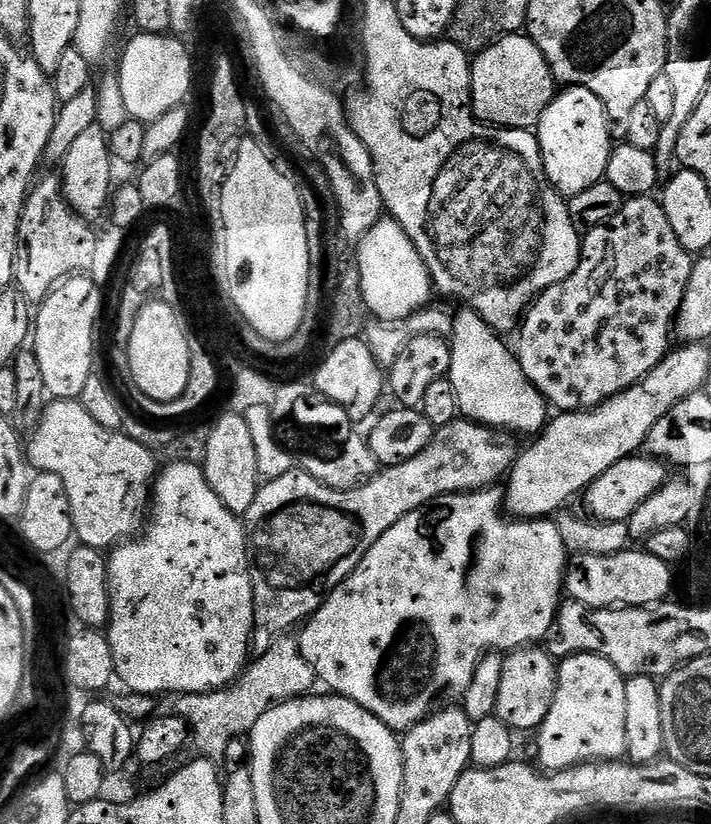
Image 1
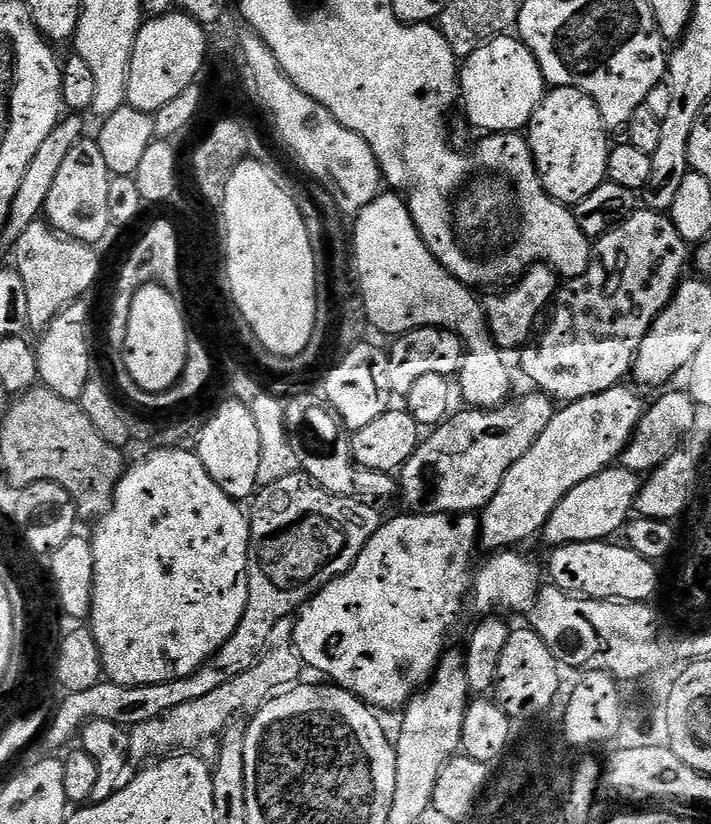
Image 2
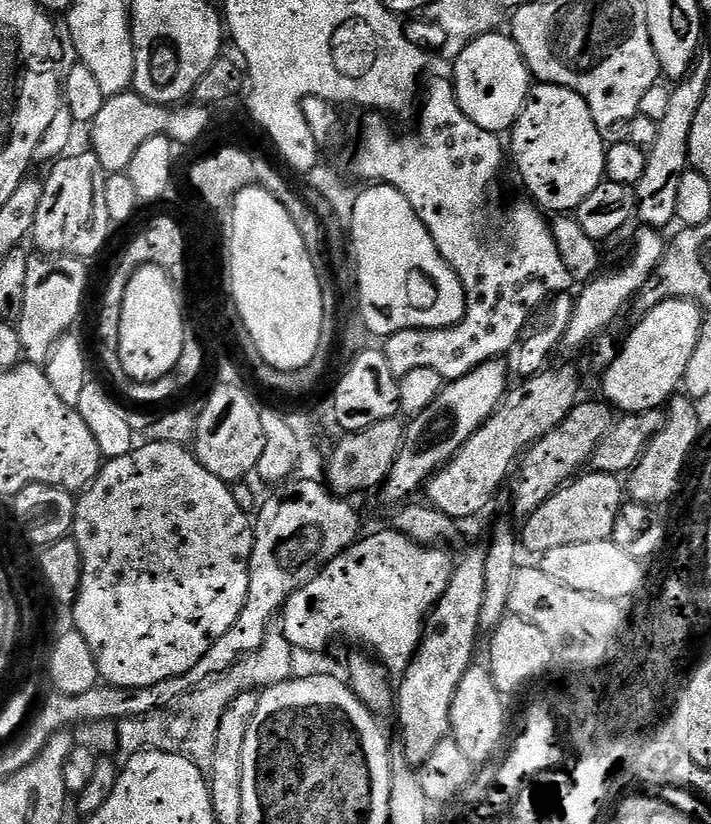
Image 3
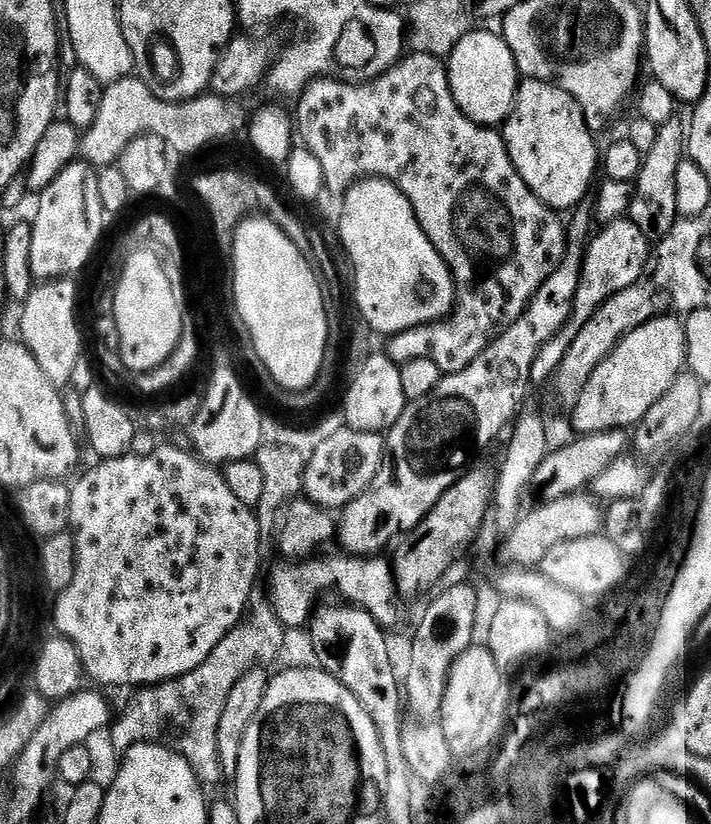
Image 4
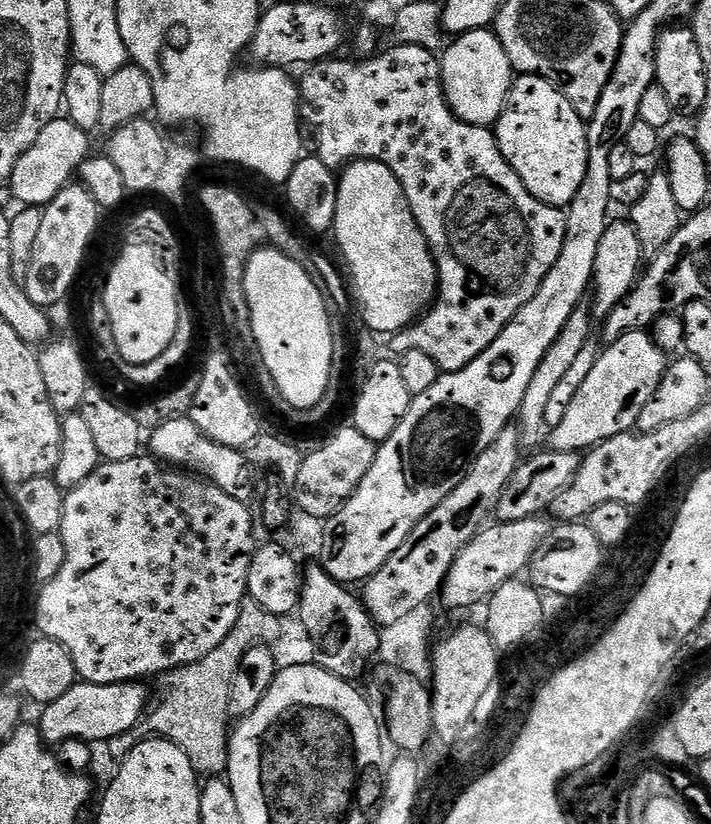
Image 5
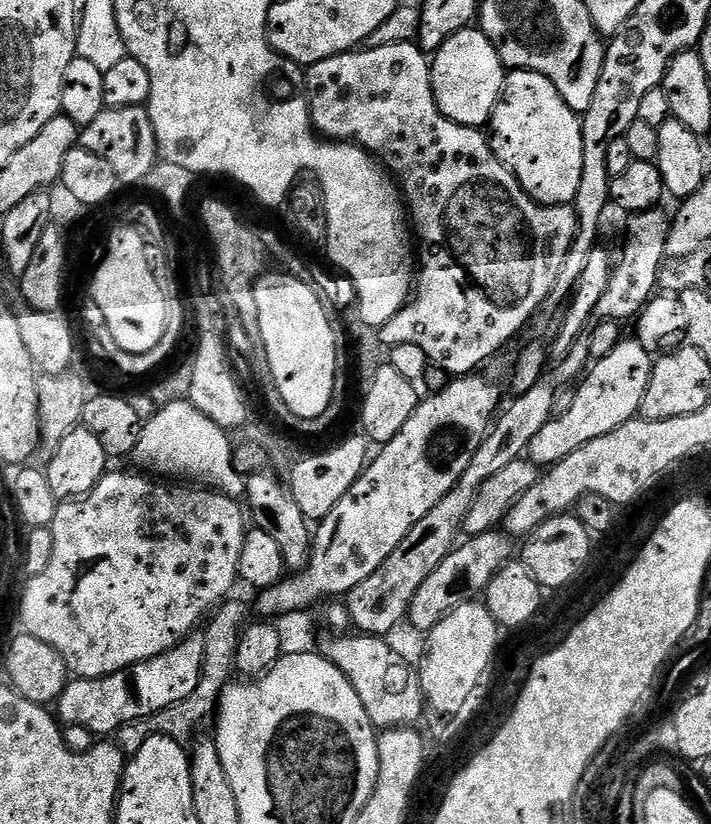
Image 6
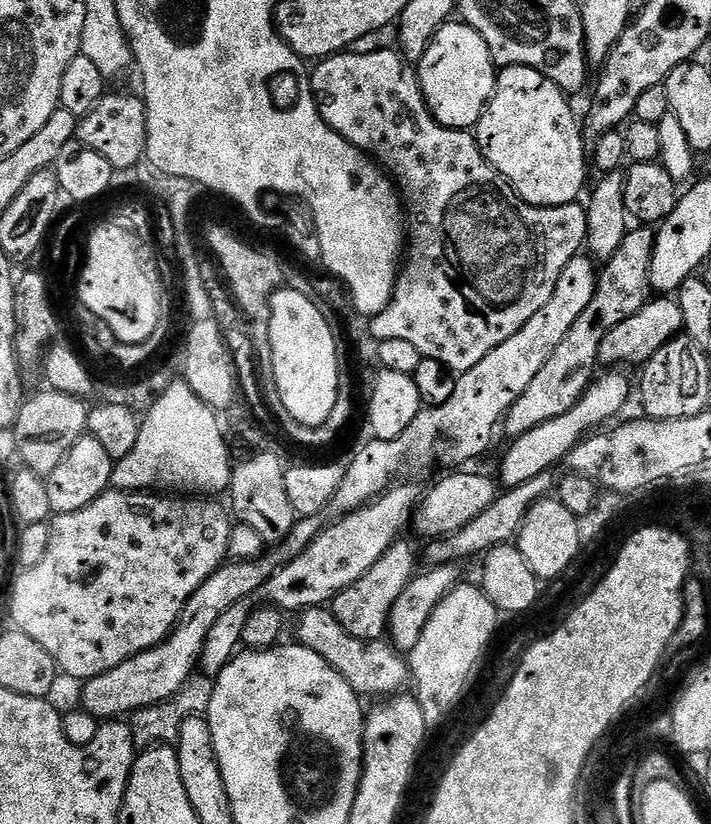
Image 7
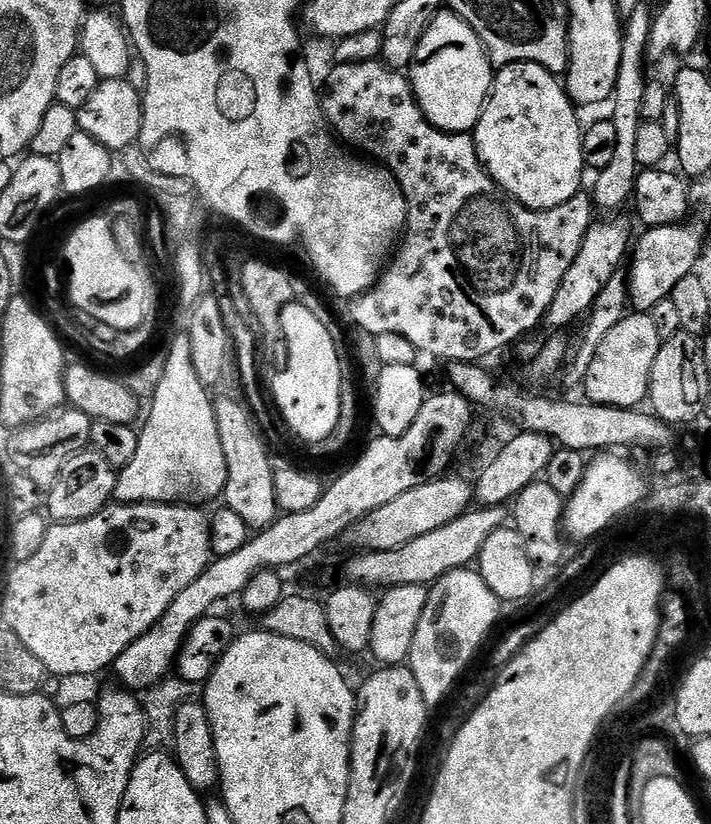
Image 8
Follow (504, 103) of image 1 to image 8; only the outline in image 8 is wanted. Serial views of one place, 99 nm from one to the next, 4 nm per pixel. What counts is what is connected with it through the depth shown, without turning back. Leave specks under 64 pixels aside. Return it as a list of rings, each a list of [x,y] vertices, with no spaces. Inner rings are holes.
[[[441,10],[422,34],[406,75],[422,114],[435,128],[468,134],[475,129],[492,91],[494,65],[488,61],[488,52],[472,27],[455,12]]]

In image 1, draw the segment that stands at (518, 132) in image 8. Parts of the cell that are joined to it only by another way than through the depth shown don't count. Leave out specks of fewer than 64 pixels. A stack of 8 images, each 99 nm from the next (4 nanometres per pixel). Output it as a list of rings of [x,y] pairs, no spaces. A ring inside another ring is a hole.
[[[575,86],[565,87],[552,97],[550,106],[542,110],[542,118],[536,123],[535,133],[542,150],[542,162],[552,183],[561,196],[571,198],[590,190],[606,177],[606,166],[614,147],[613,129],[598,94]]]

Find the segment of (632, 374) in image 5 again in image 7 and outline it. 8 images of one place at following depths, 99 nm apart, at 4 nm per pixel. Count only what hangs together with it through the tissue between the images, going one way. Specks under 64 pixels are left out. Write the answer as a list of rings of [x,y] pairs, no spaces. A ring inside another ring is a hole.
[[[608,370],[584,392],[584,397],[564,416],[542,422],[542,426],[534,426],[534,430],[526,430],[526,434],[515,437],[512,444],[504,452],[504,461],[500,464],[498,480],[505,489],[522,486],[522,482],[530,482],[530,478],[538,478],[538,474],[552,472],[555,464],[563,465],[571,456],[576,445],[585,439],[599,424],[612,420],[628,404],[628,395],[633,395],[634,388],[628,385],[626,377]],[[604,376],[604,377],[603,377]],[[592,428],[592,429],[591,429]],[[504,483],[504,484],[503,484]]]

